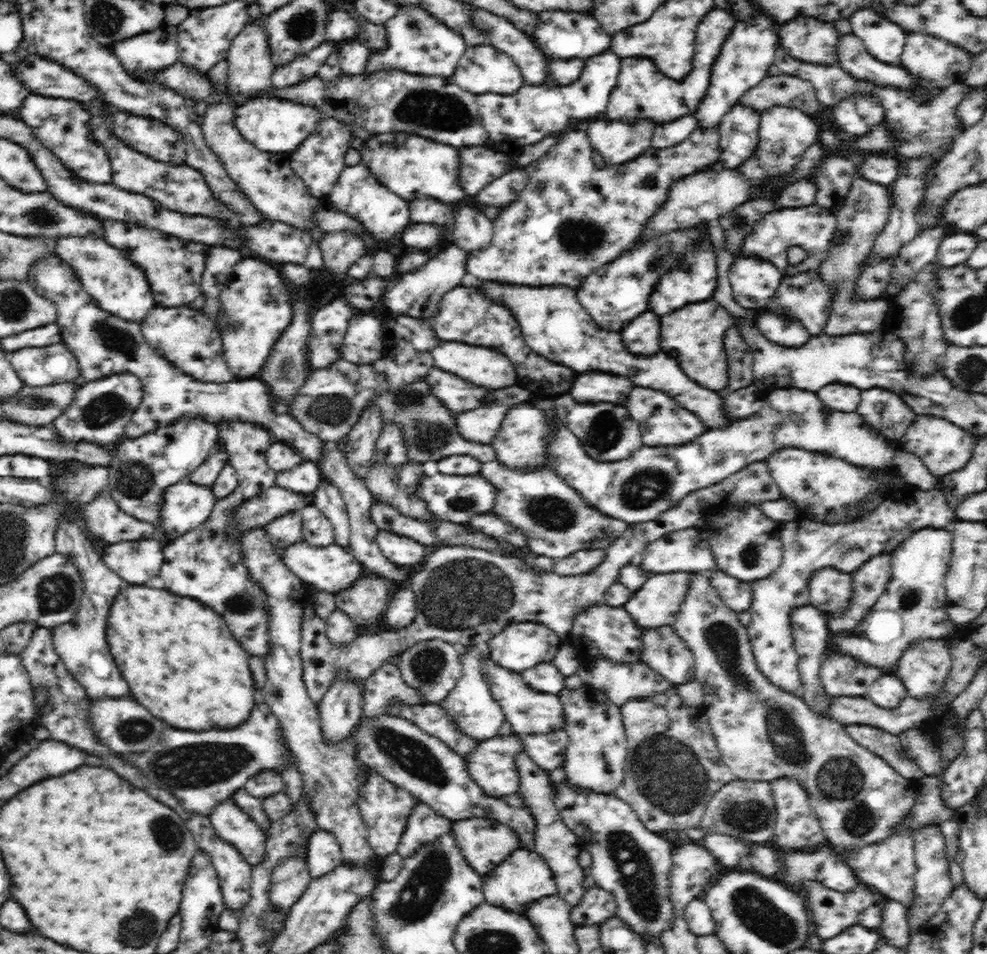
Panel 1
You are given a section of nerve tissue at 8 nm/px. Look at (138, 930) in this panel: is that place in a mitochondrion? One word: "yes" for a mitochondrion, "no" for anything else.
yes

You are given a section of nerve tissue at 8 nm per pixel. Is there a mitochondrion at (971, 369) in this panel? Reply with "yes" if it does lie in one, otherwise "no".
yes

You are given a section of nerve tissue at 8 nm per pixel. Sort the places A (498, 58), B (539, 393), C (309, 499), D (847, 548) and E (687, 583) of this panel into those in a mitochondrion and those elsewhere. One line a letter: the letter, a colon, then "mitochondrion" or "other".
A: other
B: other
C: other
D: mitochondrion
E: other

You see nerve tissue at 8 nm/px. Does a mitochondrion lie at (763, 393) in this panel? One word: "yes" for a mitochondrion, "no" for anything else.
no

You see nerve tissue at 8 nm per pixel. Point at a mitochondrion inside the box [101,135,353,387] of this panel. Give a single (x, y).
(283, 364)

